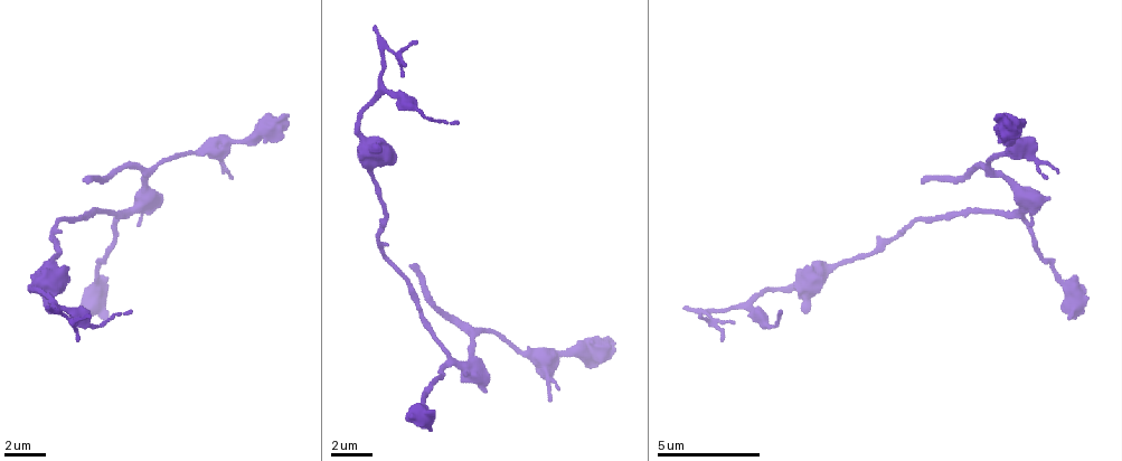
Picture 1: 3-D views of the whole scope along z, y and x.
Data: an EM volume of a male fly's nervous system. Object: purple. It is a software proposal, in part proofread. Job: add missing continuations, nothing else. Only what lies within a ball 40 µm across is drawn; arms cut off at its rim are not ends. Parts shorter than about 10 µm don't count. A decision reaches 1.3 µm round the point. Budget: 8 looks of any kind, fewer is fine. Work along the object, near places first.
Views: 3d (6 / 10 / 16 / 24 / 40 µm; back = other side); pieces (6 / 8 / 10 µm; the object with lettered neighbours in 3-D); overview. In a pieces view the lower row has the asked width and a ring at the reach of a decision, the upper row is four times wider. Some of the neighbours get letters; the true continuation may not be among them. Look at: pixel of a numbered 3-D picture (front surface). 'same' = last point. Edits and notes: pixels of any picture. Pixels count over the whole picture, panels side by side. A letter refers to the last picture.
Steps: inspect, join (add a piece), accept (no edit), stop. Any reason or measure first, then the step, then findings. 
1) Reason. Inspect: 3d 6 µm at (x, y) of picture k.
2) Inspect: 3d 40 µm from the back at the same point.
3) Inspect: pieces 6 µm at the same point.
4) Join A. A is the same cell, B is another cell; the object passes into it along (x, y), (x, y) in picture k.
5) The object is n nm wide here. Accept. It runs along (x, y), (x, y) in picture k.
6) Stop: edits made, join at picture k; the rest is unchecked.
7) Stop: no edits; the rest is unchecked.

An open end. Inspect: 3d 6 µm at (925, 177) of picture 1.

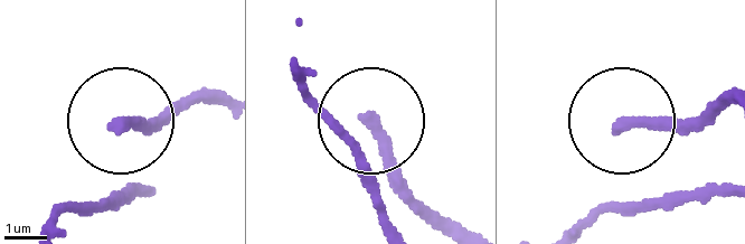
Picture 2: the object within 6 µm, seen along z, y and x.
What lies round it. Inspect: pieces 6 µm at (118, 122) of picture 2.

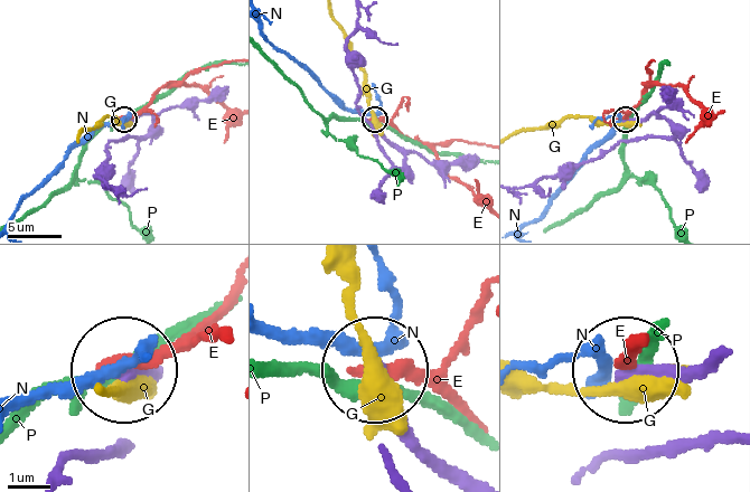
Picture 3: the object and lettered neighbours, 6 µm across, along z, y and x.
Accept. E, G, N and P are other cells; it runs along (713, 357), (631, 370) in picture 3; no lettered piece goes on from it.

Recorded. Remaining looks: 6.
Free end. Inspect: pieces 10 µm at (414, 416) of picture 1.

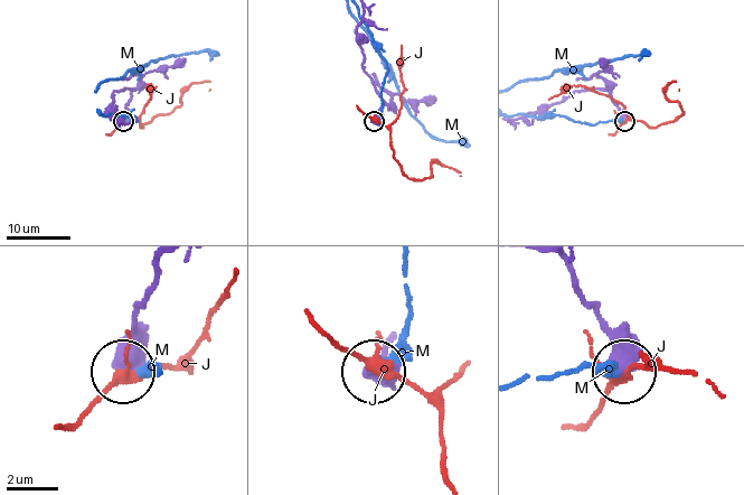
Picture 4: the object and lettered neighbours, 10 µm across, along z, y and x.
The object is 540 nm wide here. Accept. J and M are other cells; it runs along (567, 269), (572, 288), (611, 339), (619, 370) in picture 4; none of them fits.

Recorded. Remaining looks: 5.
Long arm stops here. Inspect: 3d 10 µm at (611, 344) of picture 1.

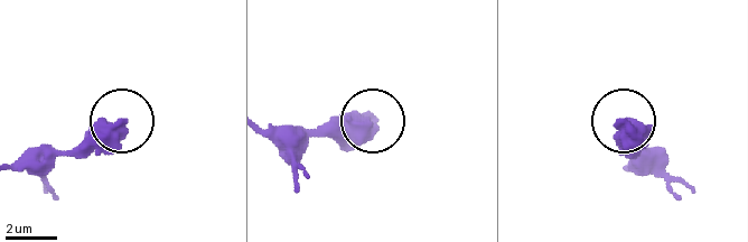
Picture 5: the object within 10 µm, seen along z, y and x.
What lies round it. Inspect: pieces 10 µm at (125, 122) of picture 5.

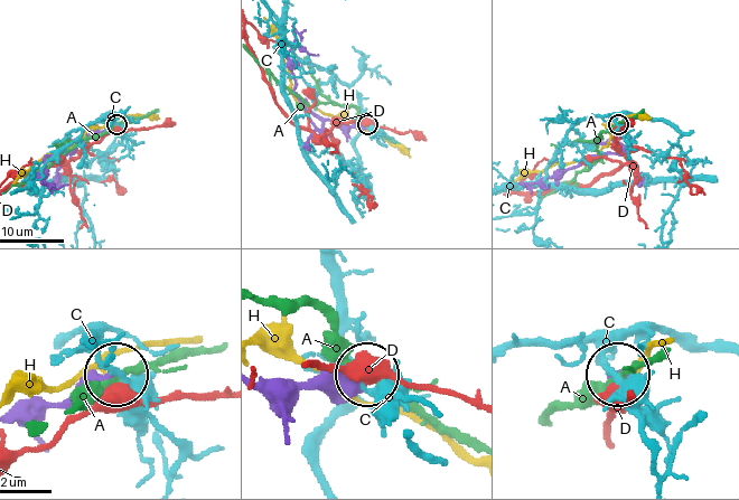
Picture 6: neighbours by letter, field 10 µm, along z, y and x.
The object is 420 nm wide here. Accept. A, C, D and H are other cells; none of them fits.

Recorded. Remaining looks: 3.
Tapers out. Inspect: 3d 6 µm at (374, 29) of picture 1.

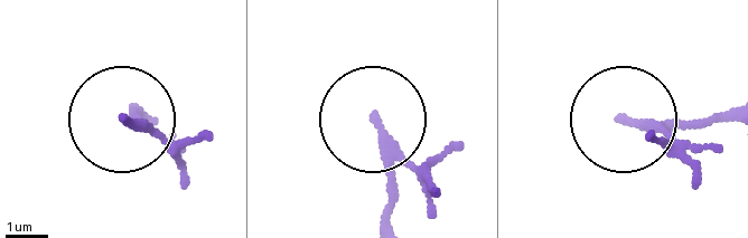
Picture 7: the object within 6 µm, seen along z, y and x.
Inspect: pieces 8 µm at (124, 122) of picture 7.

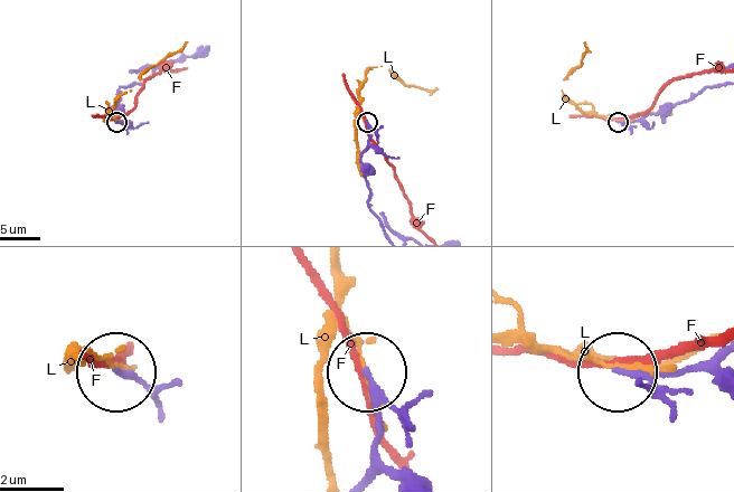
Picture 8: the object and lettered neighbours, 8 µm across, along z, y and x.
Accept. F and L are other cells; it runs along (712, 85), (640, 119), (619, 121) in picture 8; none of them fits.

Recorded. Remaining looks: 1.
Stop: no edits; the rest is unchecked.

